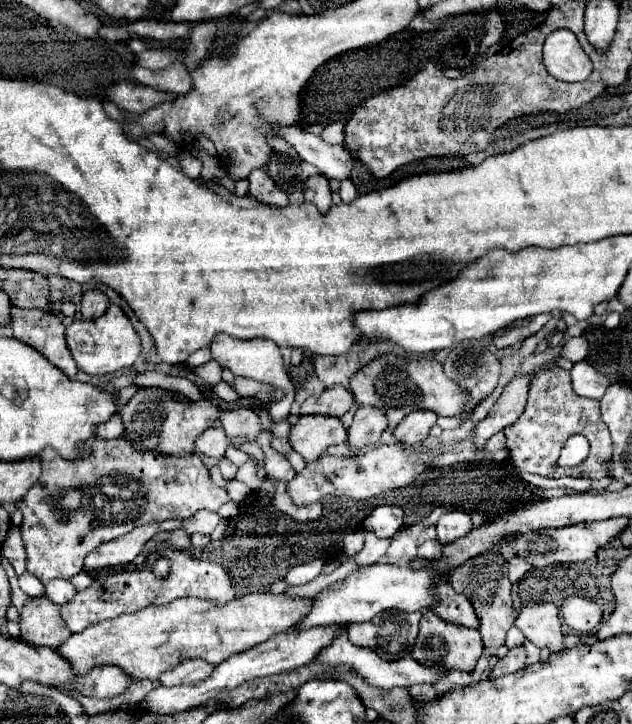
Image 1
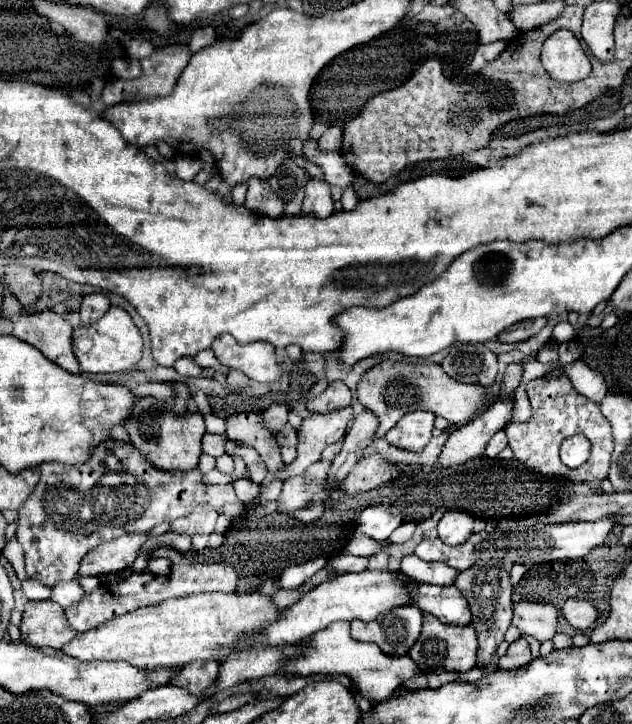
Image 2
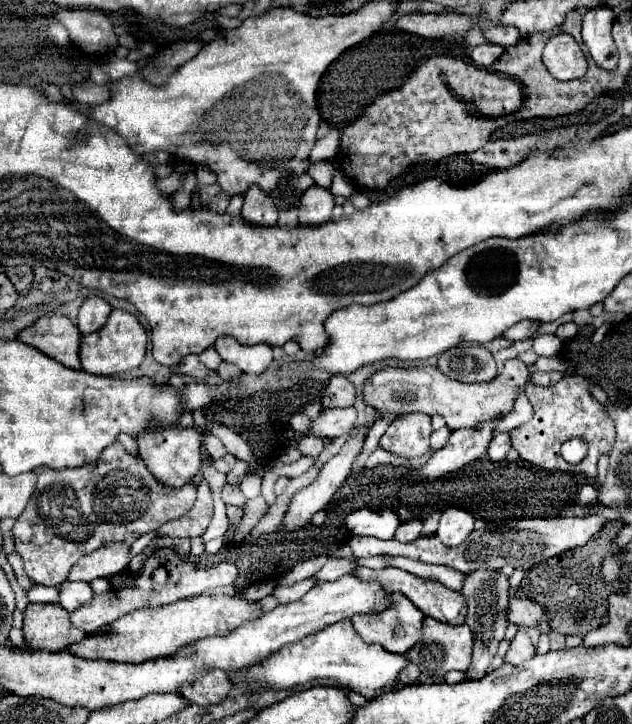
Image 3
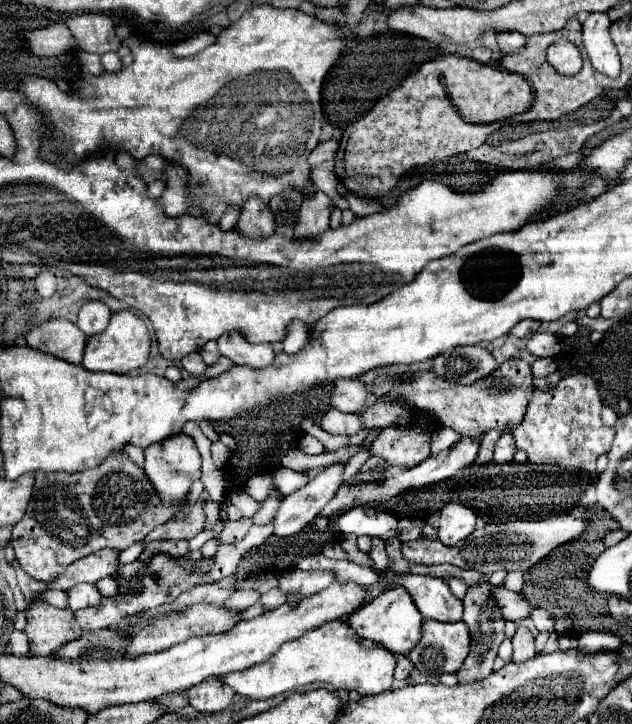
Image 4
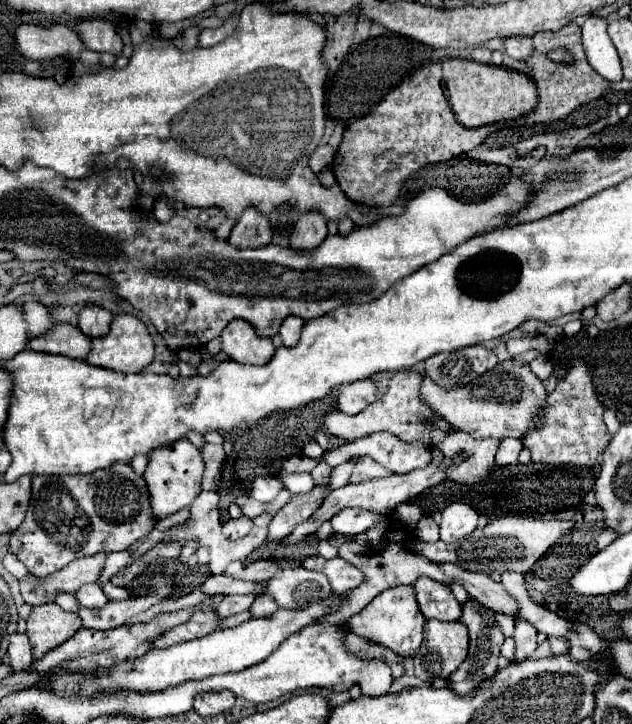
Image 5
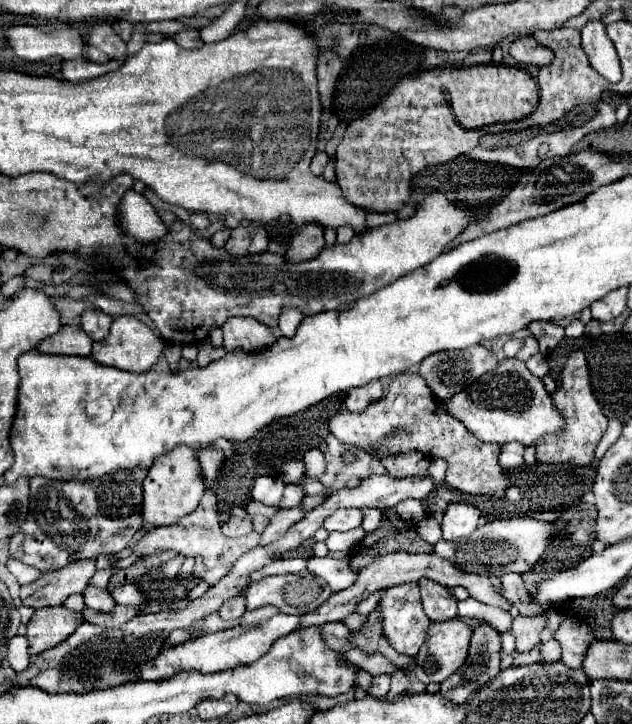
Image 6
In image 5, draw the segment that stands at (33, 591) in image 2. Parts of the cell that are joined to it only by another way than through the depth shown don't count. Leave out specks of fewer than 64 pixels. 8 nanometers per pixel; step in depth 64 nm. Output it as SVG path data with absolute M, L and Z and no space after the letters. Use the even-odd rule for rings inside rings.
M74 594L58 596L58 598L56 598L56 604L62 606L64 610L68 610L68 612L78 612L78 610L80 610L80 602L78 602L78 598L76 598Z

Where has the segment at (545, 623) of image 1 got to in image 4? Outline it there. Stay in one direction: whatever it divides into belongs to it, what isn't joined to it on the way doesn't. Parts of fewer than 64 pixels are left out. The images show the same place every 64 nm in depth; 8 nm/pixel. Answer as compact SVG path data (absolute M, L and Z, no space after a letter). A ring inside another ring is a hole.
M492 586L490 592L492 592L490 594L492 600L496 602L496 606L500 606L500 612L502 612L502 616L506 620L514 620L516 622L516 620L528 616L530 602L524 596L516 594L516 592L510 592L504 586L500 586L500 588L498 586Z

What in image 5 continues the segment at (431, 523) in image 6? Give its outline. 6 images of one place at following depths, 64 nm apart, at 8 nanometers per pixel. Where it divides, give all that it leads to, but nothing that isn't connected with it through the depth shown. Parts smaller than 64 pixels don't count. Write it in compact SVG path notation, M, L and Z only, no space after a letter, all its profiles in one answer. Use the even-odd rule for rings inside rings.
M424 516L420 522L418 522L418 530L416 530L416 538L422 540L422 542L438 542L440 540L440 530L438 530L438 524L430 518L430 516Z

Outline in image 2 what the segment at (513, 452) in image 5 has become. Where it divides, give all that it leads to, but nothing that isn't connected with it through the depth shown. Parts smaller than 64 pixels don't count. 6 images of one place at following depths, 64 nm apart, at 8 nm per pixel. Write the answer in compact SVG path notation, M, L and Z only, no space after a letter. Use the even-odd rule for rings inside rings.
M500 430L500 432L496 432L496 434L492 436L492 440L488 442L488 446L486 446L486 456L490 456L490 458L498 458L498 454L500 454L506 446L508 446L506 432Z

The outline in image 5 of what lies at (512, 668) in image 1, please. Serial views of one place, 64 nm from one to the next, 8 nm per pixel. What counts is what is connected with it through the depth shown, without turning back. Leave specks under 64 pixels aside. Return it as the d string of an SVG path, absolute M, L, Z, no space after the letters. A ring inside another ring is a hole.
M516 620L514 640L516 640L516 658L518 660L528 658L536 650L536 636L538 636L538 630L532 622Z

